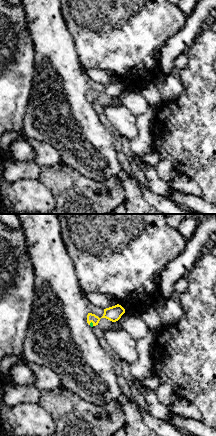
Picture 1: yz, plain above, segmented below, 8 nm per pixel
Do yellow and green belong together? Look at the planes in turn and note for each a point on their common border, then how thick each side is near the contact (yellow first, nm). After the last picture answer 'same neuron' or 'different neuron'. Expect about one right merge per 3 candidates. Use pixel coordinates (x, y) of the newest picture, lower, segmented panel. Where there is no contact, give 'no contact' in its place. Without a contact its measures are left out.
(92, 322) | 120/30 nm

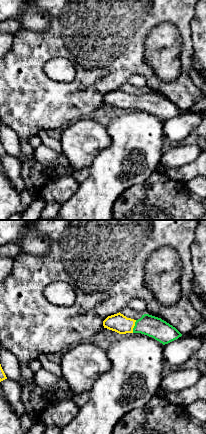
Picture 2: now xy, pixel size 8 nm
(133, 326) | 150/170 nm

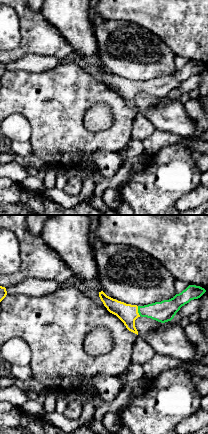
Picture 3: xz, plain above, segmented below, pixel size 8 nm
(137, 311) | 160/170 nm

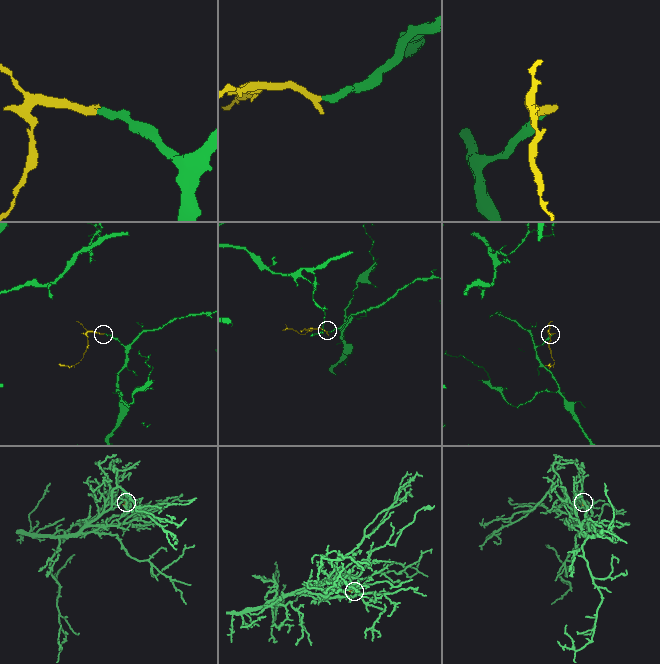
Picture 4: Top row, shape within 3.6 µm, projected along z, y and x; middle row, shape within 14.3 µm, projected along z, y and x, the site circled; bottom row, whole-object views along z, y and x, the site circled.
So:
same neuron

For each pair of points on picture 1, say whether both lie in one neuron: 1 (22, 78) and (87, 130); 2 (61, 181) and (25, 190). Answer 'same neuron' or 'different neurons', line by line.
1: different neurons
2: different neurons

